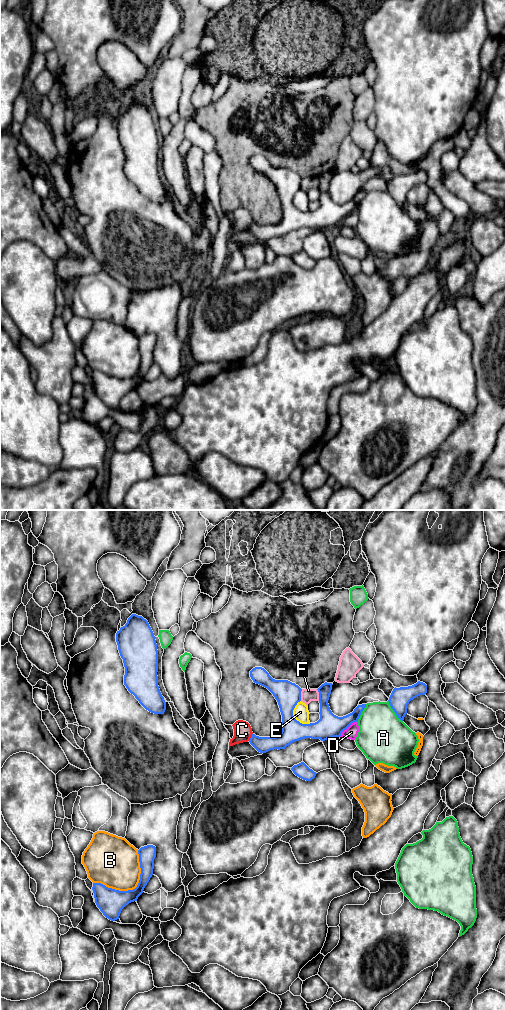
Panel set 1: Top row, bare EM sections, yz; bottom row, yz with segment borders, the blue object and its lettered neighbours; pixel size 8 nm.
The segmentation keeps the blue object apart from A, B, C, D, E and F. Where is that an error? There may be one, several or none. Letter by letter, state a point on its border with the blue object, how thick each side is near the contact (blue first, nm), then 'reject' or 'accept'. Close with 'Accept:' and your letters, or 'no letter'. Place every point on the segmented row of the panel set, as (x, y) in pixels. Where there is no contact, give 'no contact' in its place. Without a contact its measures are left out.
A: yz (394, 711) | 160/400 nm | reject
B: yz (133, 889) | 200/380 nm | reject
C: yz (251, 737) | 130/140 nm | reject
D: yz (347, 727) | 190/100 nm | reject
E: yz (293, 716) | 200/120 nm | reject
F: yz (300, 695) | 200/110 nm | reject
Accept: no letter

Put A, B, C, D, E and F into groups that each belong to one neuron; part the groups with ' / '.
A / B / C F / D / E

